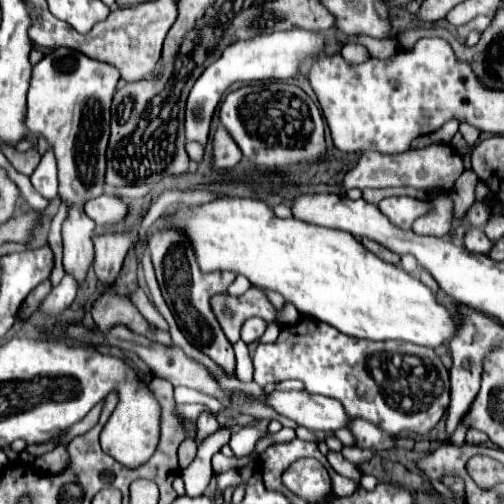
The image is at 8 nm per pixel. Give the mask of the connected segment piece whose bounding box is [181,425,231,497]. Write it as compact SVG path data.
M231 425L215 431L199 447L195 461L187 469L181 471L183 481L185 481L185 491L187 491L189 497L199 497L199 495L205 493L205 489L207 489L211 477L213 477L211 459L223 445L229 443L229 437L231 437Z

